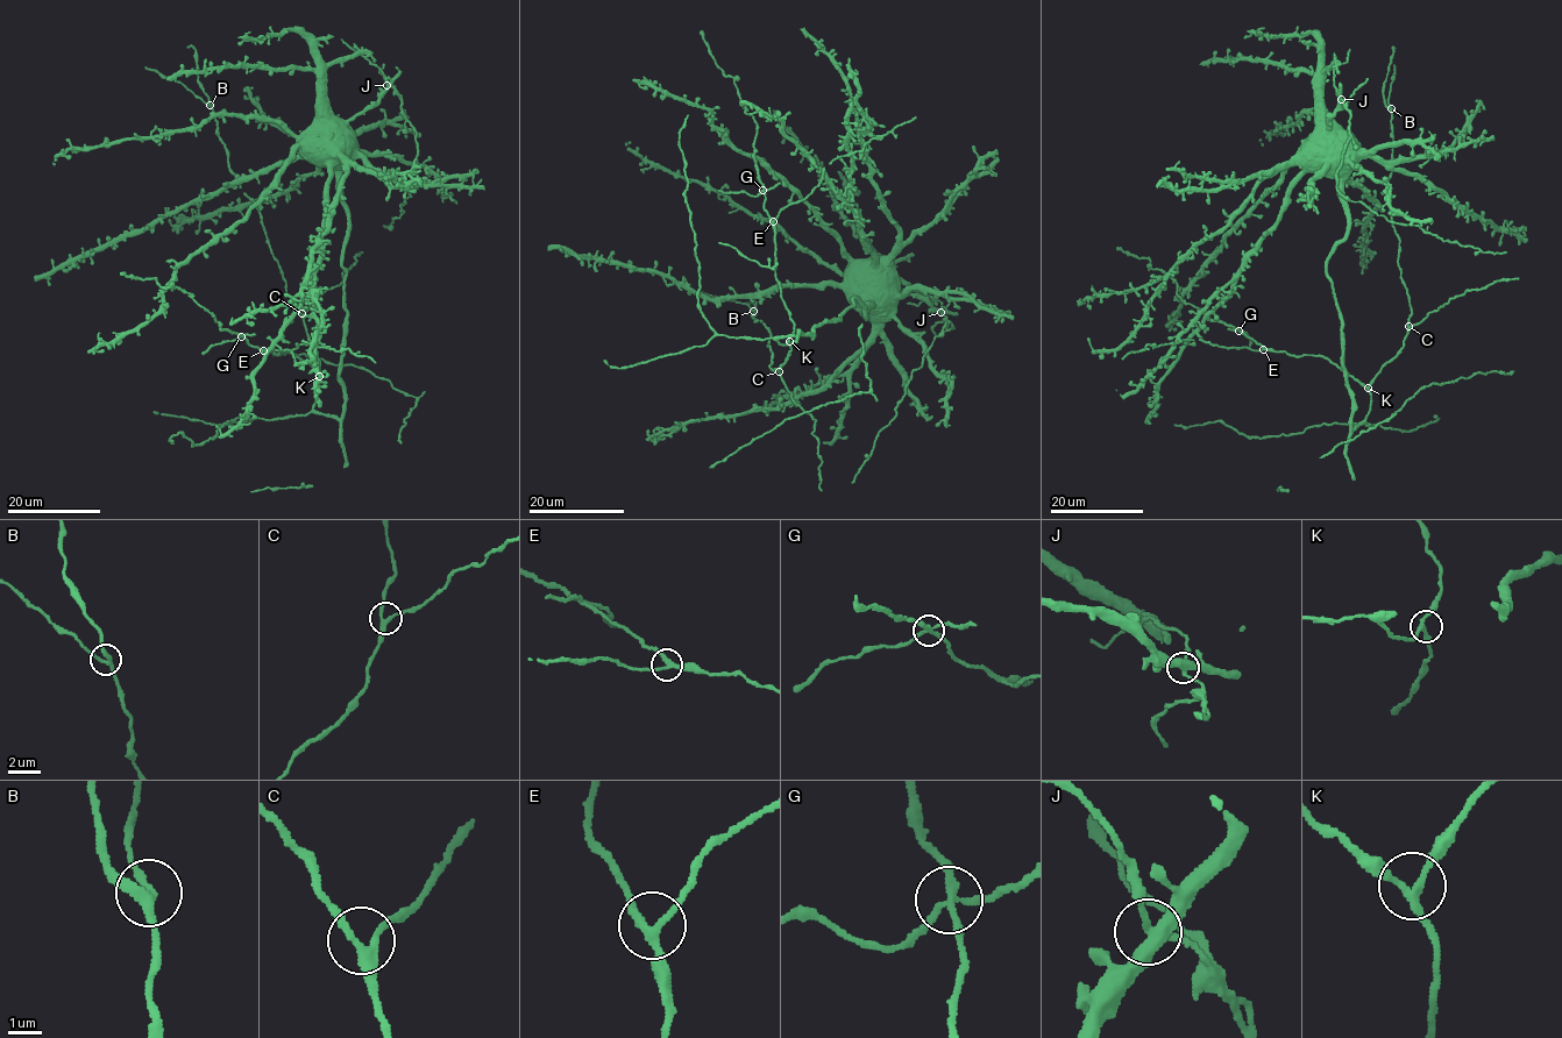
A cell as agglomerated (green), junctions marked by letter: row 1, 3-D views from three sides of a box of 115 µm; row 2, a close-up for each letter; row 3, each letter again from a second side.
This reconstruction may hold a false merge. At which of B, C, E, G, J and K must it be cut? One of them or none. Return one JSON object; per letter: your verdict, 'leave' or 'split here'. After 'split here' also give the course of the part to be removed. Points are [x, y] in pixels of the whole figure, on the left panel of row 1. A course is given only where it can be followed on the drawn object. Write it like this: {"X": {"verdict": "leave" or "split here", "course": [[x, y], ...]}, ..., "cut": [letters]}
{"B": {"verdict": "leave"}, "C": {"verdict": "leave"}, "E": {"verdict": "leave"}, "G": {"verdict": "split here", "course": [[241, 336], [212, 345], [203, 354]]}, "J": {"verdict": "leave"}, "K": {"verdict": "leave"}, "cut": ["G"]}

